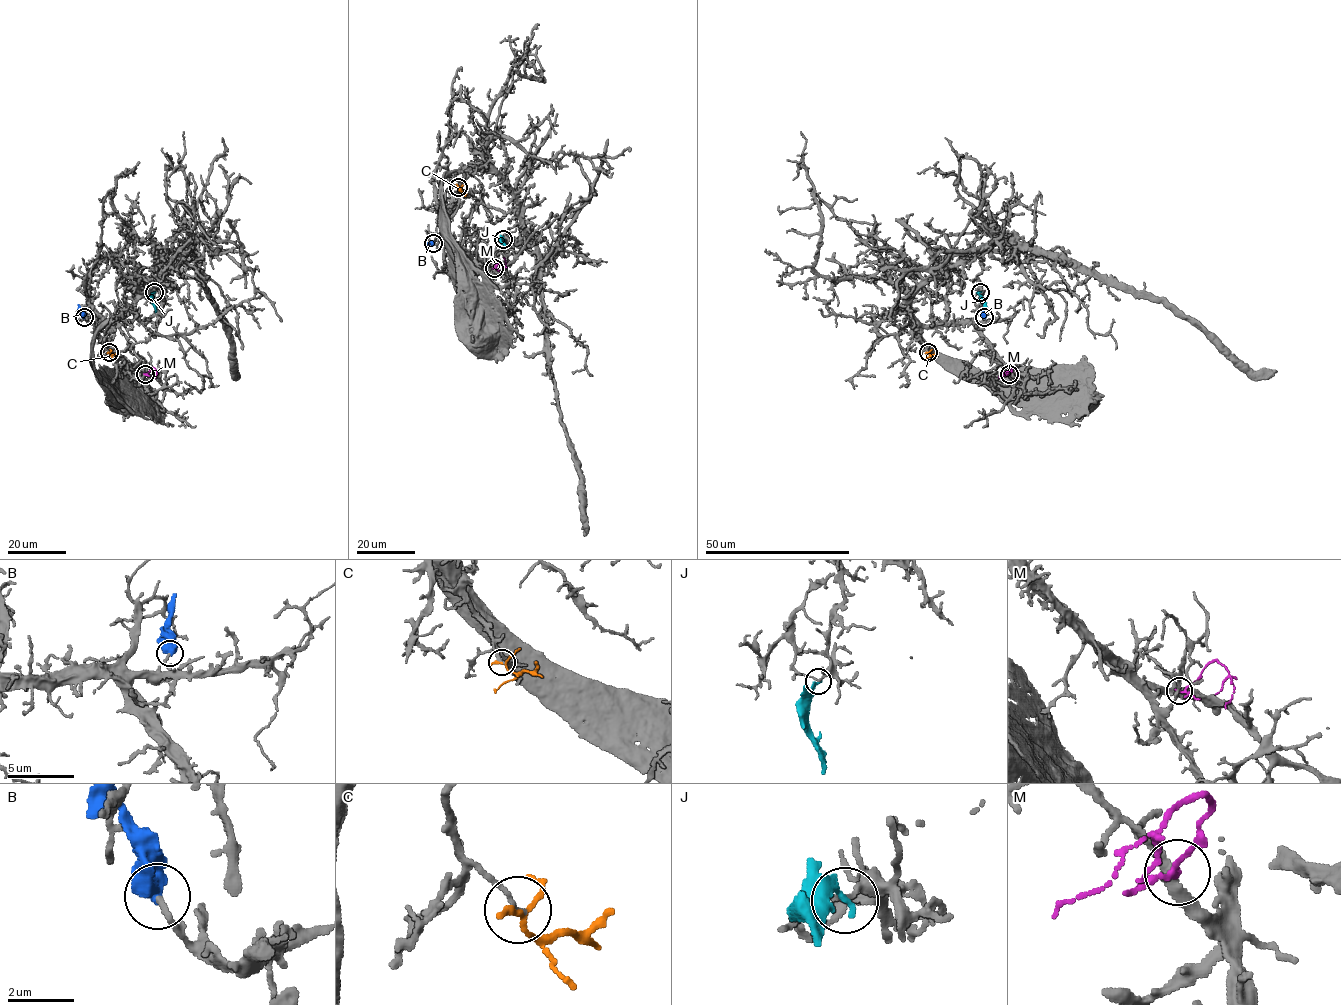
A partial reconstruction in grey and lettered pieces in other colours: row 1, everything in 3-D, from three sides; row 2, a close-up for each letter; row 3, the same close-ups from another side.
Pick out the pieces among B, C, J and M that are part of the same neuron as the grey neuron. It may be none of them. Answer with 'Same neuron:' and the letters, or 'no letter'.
Same neuron: no letter

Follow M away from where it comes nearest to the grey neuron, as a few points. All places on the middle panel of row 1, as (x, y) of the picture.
M: (494, 268), (500, 271), (504, 257)

